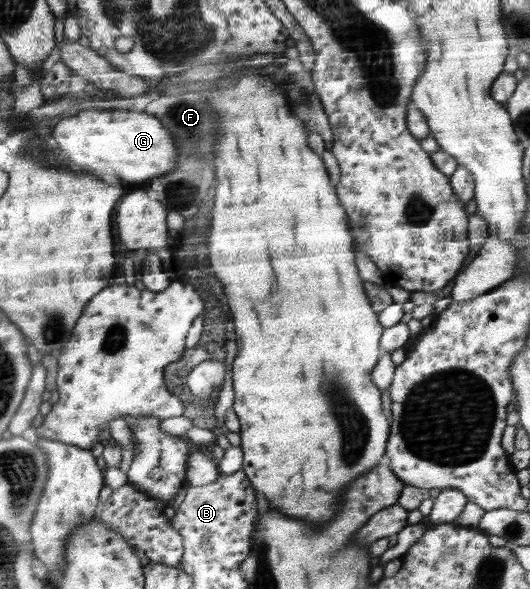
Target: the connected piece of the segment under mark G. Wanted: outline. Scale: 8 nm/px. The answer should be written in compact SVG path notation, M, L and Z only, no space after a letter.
M91 109L78 115L63 115L55 130L55 139L61 152L71 156L77 166L87 170L107 170L113 168L115 174L129 182L143 182L151 176L161 176L171 172L179 161L171 133L158 117L146 112L122 109Z

